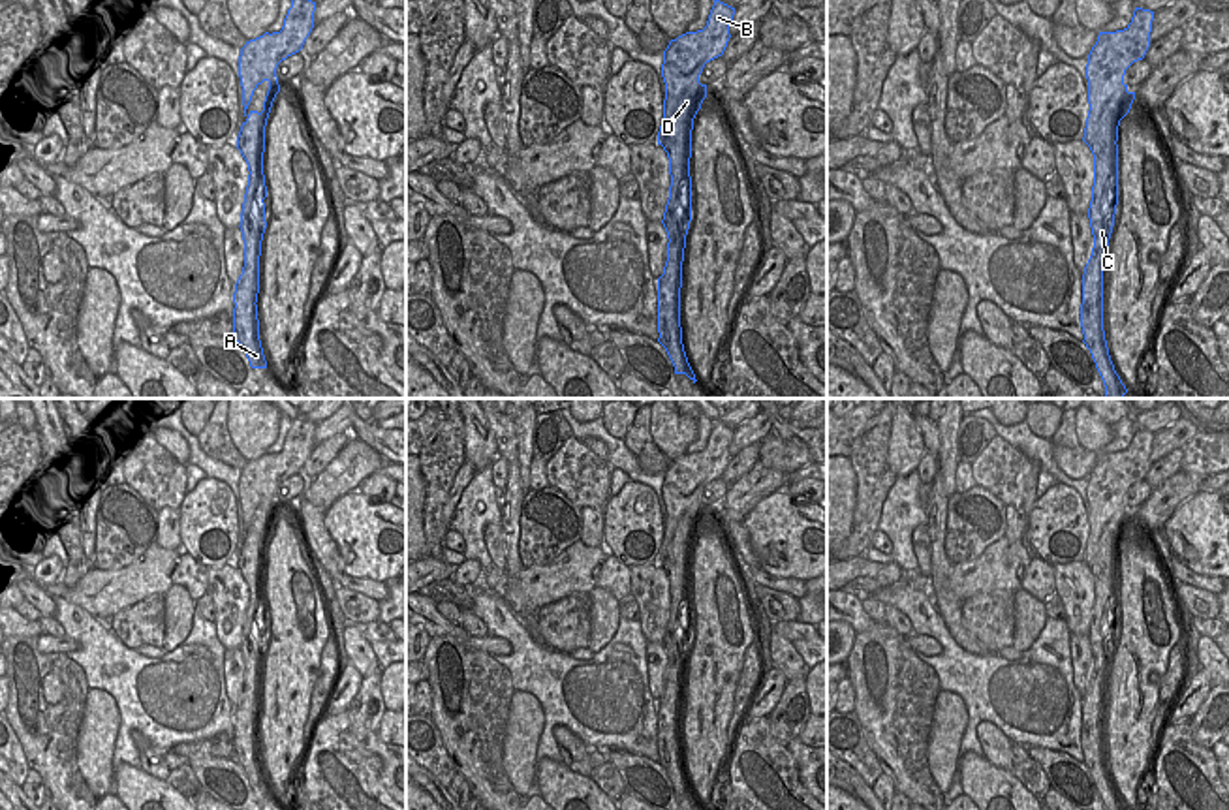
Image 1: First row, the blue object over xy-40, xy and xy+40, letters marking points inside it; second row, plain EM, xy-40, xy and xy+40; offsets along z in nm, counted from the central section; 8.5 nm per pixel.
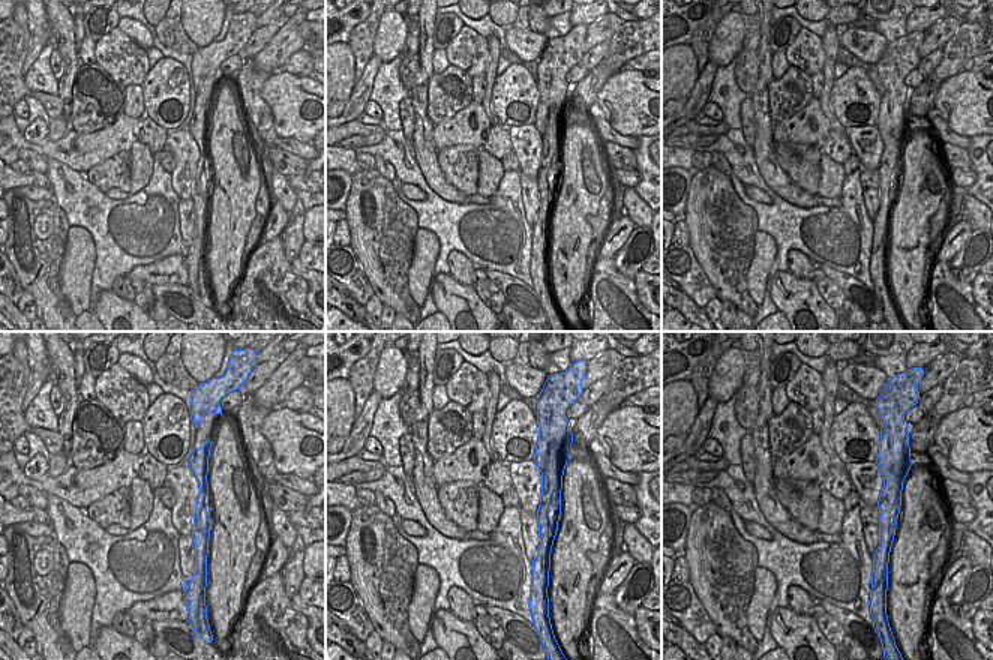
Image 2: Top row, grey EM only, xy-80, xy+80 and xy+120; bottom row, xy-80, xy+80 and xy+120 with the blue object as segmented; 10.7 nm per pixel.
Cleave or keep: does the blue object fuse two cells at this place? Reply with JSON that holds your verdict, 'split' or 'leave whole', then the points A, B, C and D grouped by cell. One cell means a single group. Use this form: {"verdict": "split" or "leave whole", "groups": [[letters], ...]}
{"verdict": "split", "groups": [["A", "C", "D"], ["B"]]}

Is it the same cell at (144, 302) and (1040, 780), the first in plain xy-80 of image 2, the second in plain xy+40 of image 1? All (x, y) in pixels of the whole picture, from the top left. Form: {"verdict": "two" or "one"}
{"verdict": "one"}

